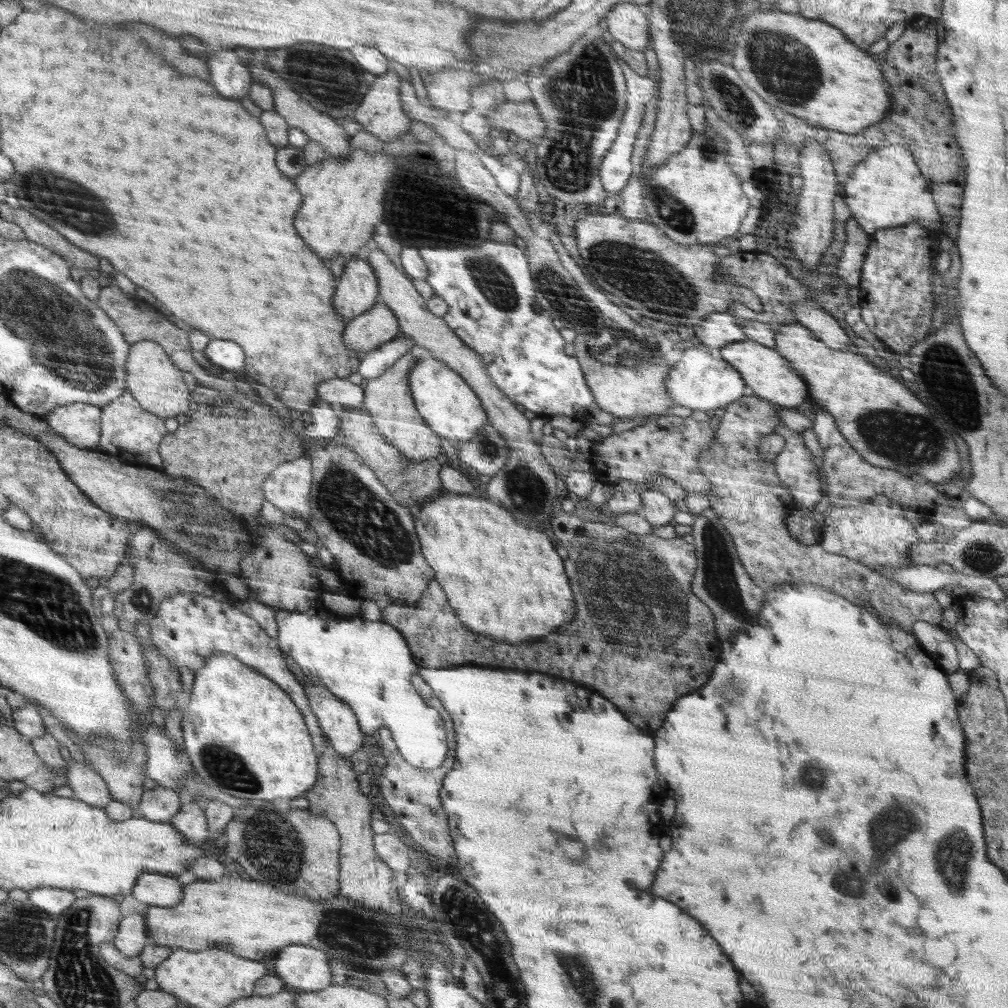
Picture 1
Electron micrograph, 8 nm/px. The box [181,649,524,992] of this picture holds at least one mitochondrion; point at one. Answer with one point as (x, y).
(347, 929)

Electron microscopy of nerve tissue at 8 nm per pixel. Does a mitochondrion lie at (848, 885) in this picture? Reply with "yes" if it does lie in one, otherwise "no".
yes

